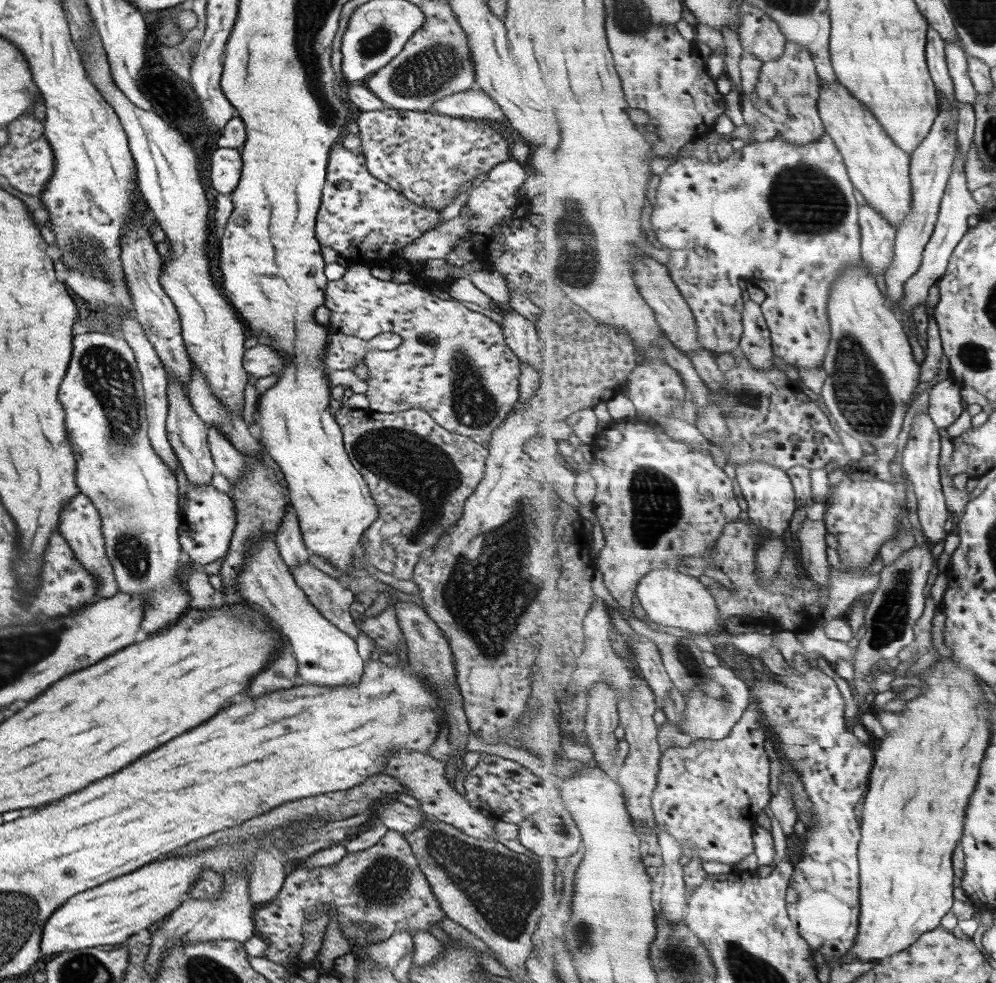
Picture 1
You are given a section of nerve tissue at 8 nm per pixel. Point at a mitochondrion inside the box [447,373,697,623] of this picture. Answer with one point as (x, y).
(656, 501)

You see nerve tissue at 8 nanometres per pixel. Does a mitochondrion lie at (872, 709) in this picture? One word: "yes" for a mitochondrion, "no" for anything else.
no

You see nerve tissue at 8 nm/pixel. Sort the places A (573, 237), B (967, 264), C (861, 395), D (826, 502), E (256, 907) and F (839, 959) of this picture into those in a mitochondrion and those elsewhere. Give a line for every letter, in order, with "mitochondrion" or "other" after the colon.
A: mitochondrion
B: other
C: mitochondrion
D: other
E: other
F: other

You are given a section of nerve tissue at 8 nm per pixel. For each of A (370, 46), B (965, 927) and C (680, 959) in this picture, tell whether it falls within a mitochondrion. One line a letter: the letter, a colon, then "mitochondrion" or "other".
A: mitochondrion
B: other
C: mitochondrion

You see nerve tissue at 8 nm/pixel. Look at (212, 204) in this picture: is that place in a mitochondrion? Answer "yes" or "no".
no

